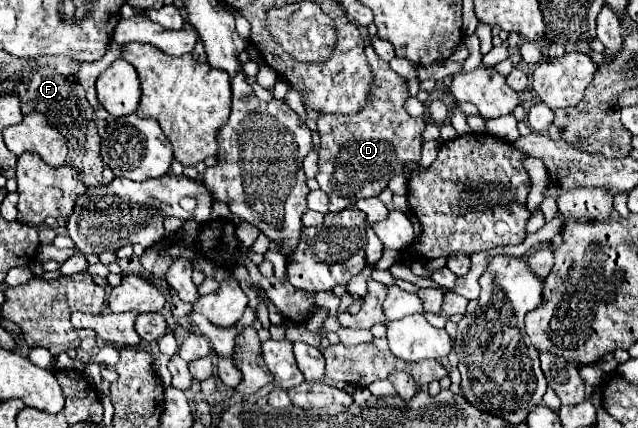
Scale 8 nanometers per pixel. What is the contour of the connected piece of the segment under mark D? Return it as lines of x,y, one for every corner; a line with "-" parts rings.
366,47
366,57
368,63
372,65
372,73
376,73
376,89
372,91
372,101
368,109
352,115
352,117
336,117
336,115
320,115
318,119
318,133
320,133
320,153
318,153
318,175
316,181
320,183
320,189
328,193
330,197
330,211
342,211
348,205
354,205
358,199
364,197
376,197
380,195
386,187
388,181
394,175
402,175
404,167
408,163
418,163
420,153
422,153
422,131
426,127
424,119
416,119
406,113
404,103
410,97
408,93
408,83
404,77
400,77
396,71
390,69
386,61
382,61
374,47

